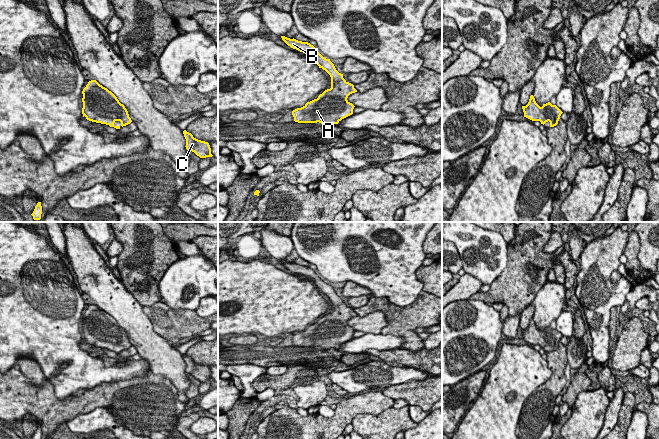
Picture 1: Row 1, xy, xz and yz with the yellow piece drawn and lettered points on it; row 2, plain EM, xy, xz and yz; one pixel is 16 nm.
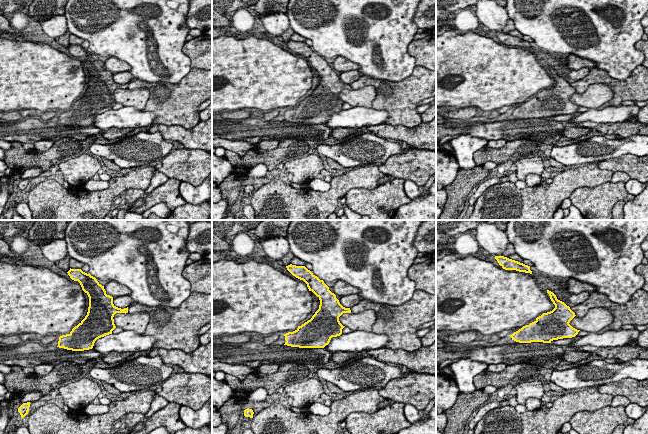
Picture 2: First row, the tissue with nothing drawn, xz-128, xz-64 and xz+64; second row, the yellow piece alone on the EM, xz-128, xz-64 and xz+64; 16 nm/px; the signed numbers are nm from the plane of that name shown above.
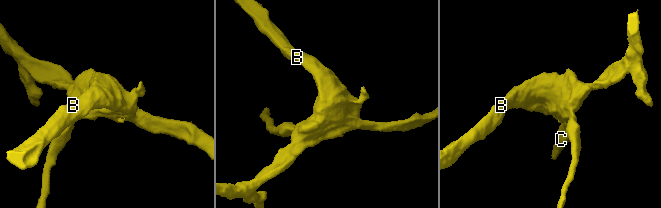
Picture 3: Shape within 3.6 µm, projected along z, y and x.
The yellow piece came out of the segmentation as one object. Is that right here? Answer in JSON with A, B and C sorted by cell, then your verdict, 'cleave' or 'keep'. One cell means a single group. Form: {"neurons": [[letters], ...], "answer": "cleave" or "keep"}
{"neurons": [["A", "B", "C"]], "answer": "keep"}

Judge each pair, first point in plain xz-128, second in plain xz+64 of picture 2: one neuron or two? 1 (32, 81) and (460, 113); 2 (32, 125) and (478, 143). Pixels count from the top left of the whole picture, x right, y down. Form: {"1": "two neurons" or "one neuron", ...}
{"1": "two neurons", "2": "two neurons"}

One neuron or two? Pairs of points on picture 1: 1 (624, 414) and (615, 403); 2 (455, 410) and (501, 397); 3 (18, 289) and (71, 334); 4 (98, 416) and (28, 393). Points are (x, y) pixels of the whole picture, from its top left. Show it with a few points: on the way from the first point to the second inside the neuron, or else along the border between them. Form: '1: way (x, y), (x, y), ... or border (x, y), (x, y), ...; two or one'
1: border (624, 393), (618, 421), (612, 428); two
2: border (478, 394), (475, 400); two
3: way (31, 302), (58, 329); one
4: border (112, 413), (96, 407), (66, 422); two

